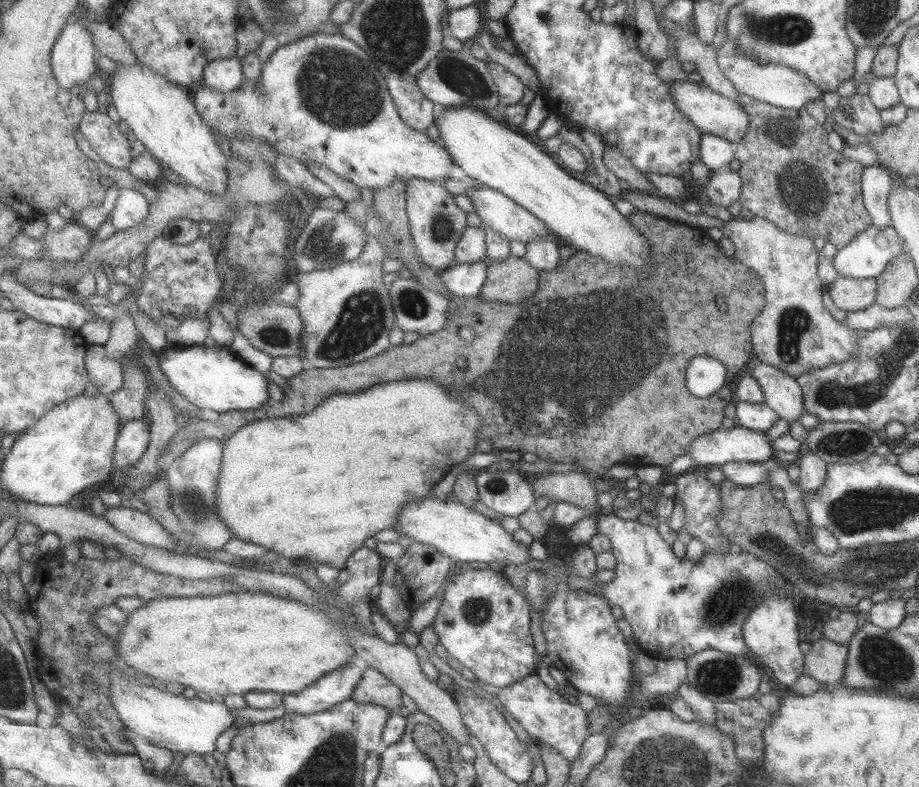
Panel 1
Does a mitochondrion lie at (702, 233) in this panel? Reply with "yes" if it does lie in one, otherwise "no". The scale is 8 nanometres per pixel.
no

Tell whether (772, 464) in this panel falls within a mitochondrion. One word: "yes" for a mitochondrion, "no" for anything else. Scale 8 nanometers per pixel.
no

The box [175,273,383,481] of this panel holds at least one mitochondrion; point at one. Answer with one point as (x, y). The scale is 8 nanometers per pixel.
(277, 337)

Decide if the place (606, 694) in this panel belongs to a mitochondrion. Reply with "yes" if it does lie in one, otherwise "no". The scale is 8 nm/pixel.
no

